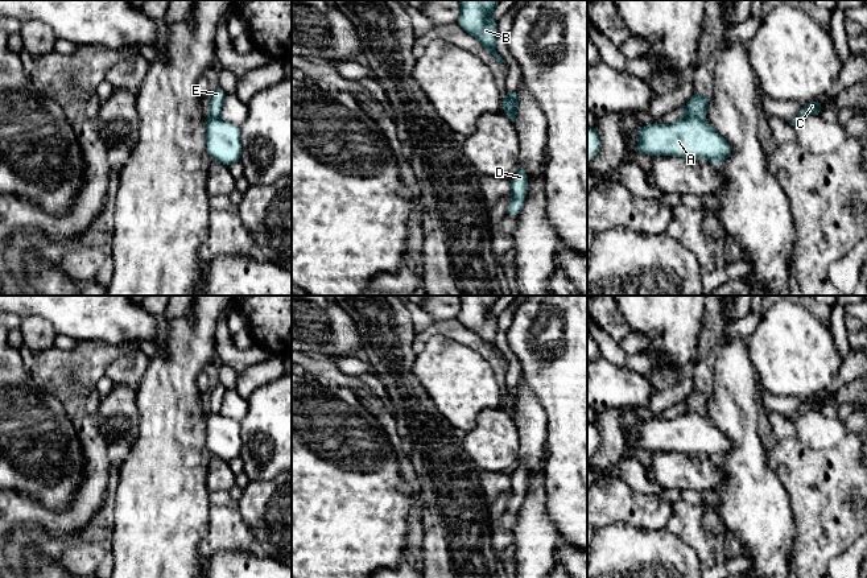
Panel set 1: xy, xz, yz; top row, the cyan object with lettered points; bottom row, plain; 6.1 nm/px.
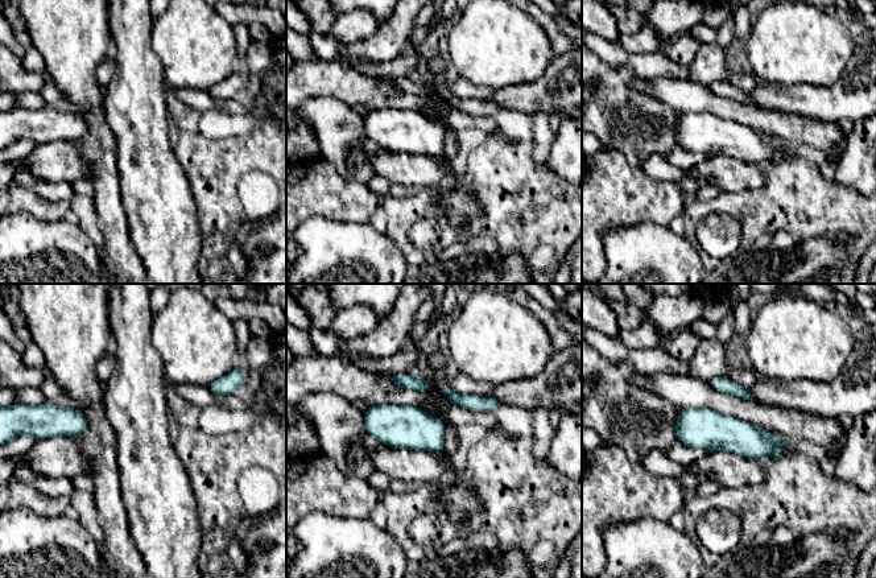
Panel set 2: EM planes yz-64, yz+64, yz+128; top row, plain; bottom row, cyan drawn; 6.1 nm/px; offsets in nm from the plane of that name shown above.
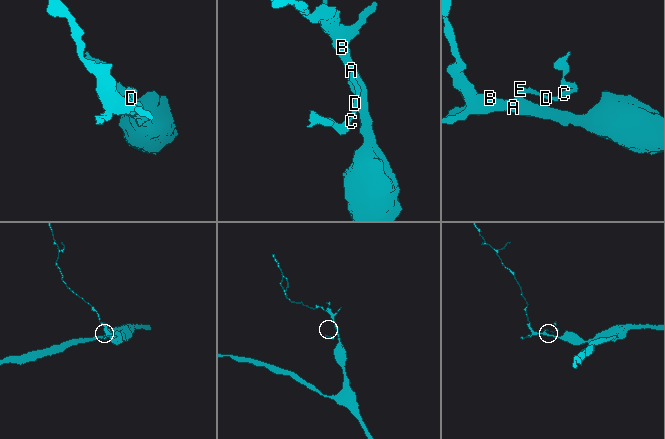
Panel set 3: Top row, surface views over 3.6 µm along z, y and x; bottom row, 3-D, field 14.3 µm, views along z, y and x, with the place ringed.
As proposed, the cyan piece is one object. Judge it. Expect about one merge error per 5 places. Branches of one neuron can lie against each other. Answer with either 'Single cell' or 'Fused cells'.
Fused cells

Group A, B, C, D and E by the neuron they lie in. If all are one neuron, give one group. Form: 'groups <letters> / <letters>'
groups A B / C D E

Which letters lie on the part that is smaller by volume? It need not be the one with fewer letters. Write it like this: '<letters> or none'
C, D, E

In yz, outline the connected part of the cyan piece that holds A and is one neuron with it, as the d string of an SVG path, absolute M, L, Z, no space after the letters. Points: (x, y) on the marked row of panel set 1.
M682 117L672 124L644 124L637 132L639 154L701 158L719 165L732 154L730 143L706 120Z

